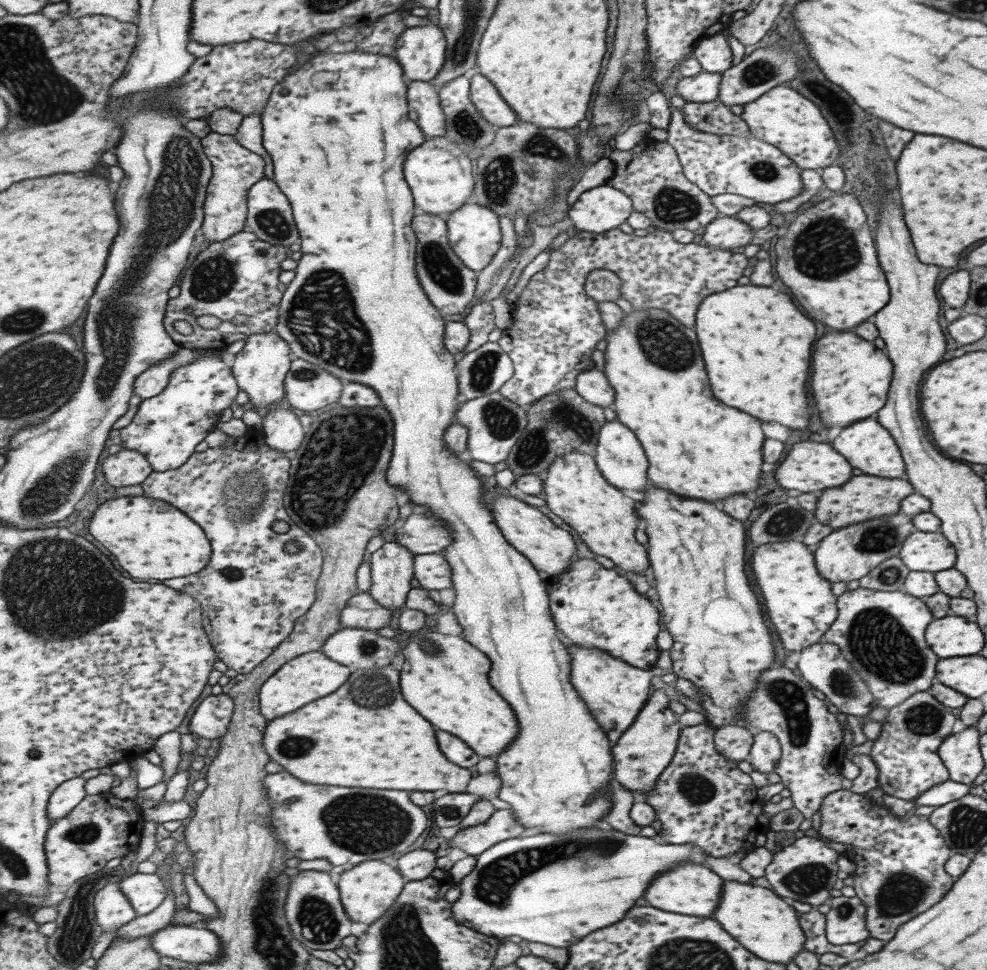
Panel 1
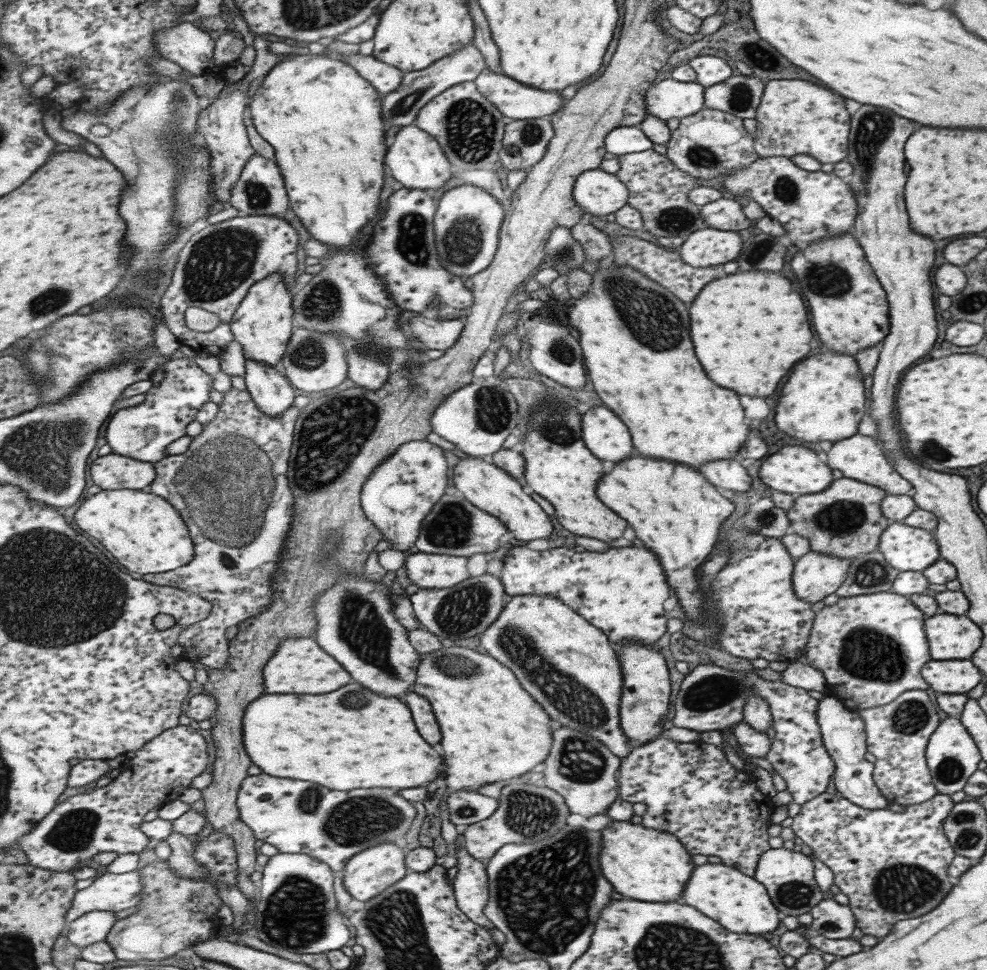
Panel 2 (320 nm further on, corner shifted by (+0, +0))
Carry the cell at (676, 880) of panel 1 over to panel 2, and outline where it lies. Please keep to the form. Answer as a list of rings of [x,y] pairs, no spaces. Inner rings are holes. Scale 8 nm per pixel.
[[[613,821],[603,830],[599,862],[615,892],[643,902],[677,902],[694,867],[691,855],[673,835],[629,821]]]

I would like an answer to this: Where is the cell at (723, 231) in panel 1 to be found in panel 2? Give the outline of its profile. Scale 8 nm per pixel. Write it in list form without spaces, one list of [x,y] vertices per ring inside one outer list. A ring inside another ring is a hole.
[[[706,227],[688,234],[676,250],[685,264],[693,268],[707,268],[733,261],[742,246],[736,232]]]

